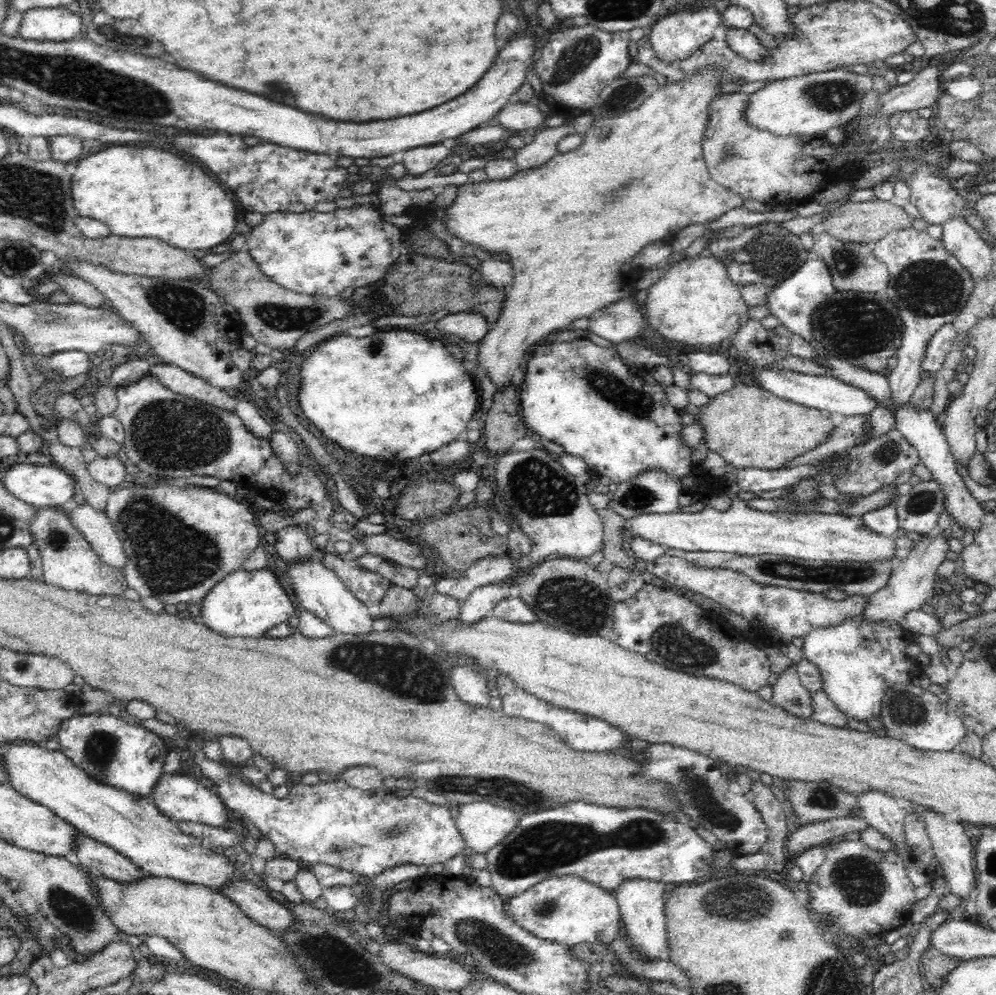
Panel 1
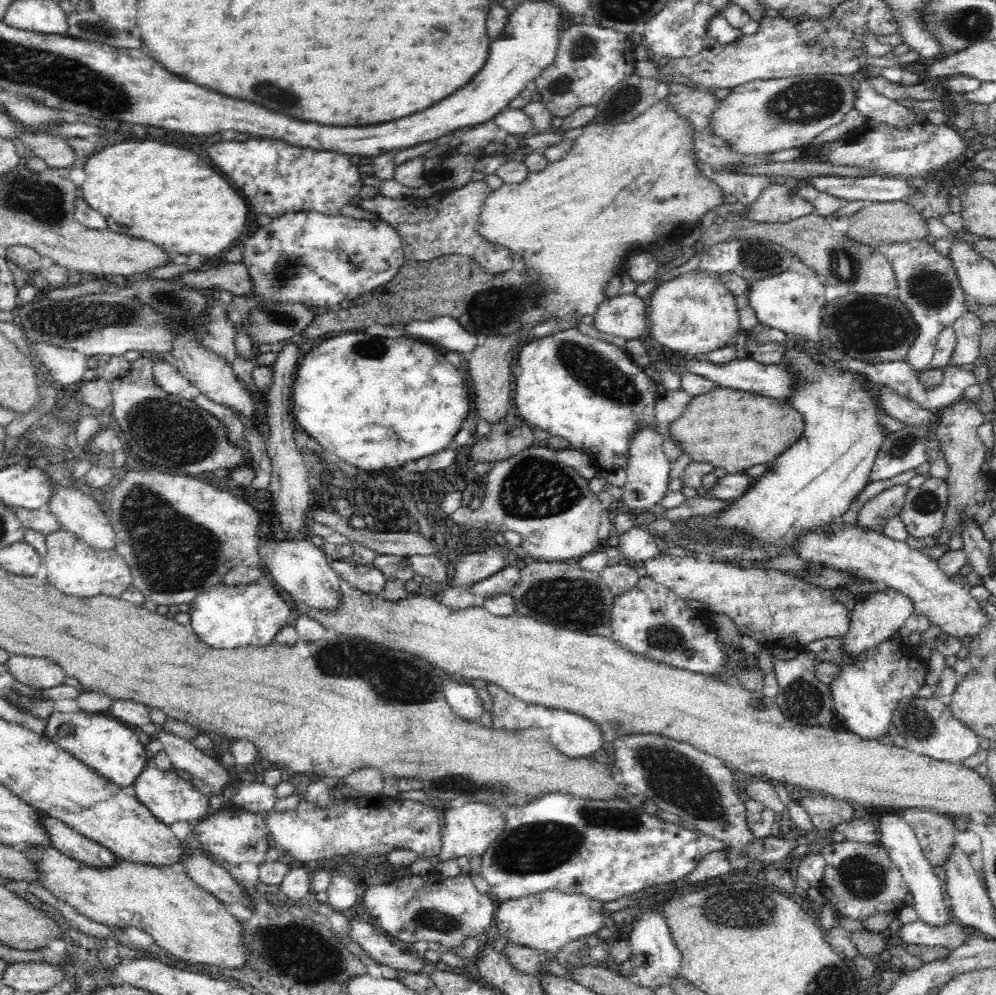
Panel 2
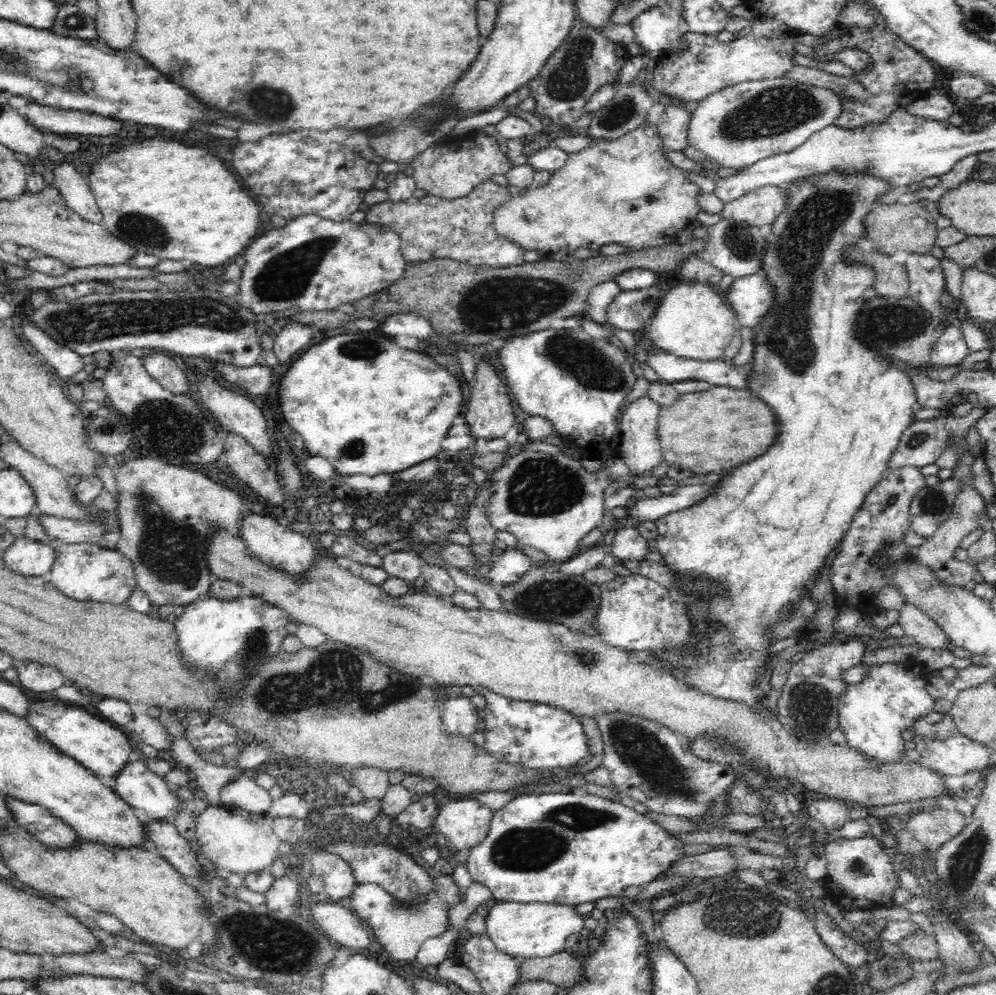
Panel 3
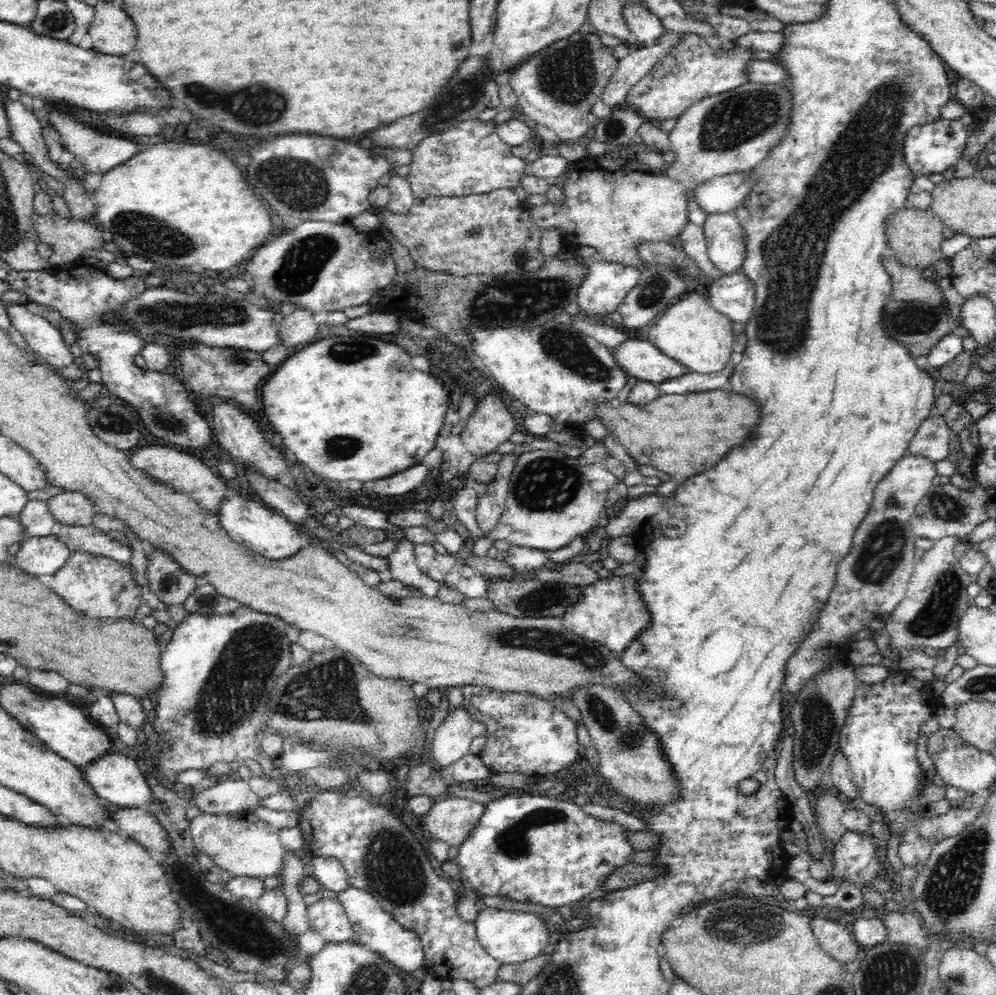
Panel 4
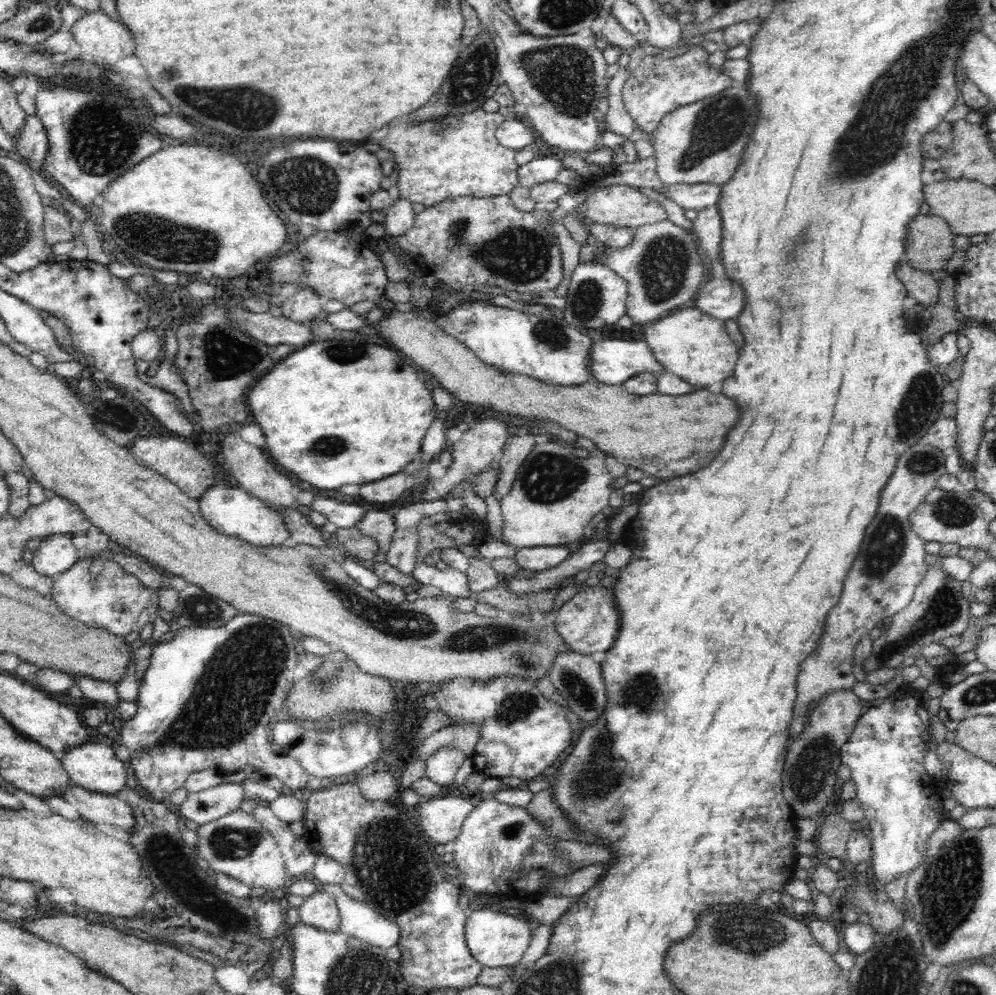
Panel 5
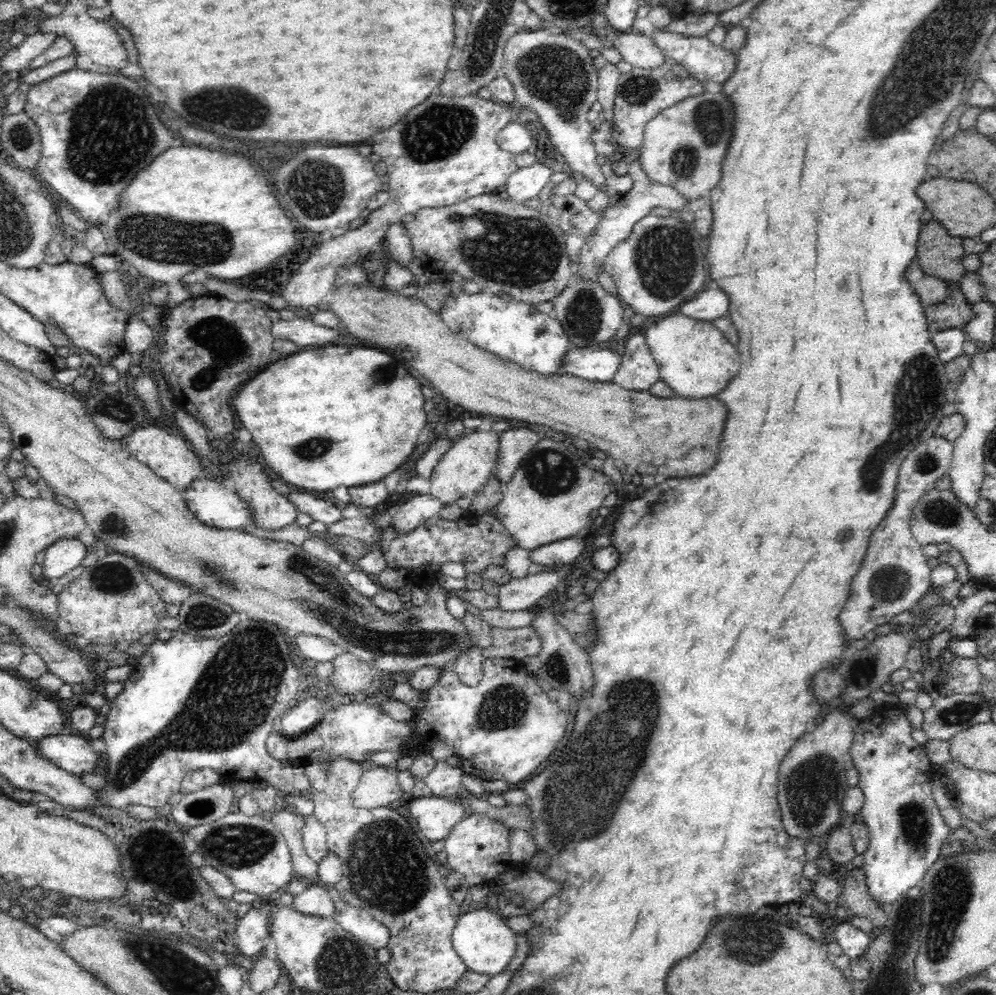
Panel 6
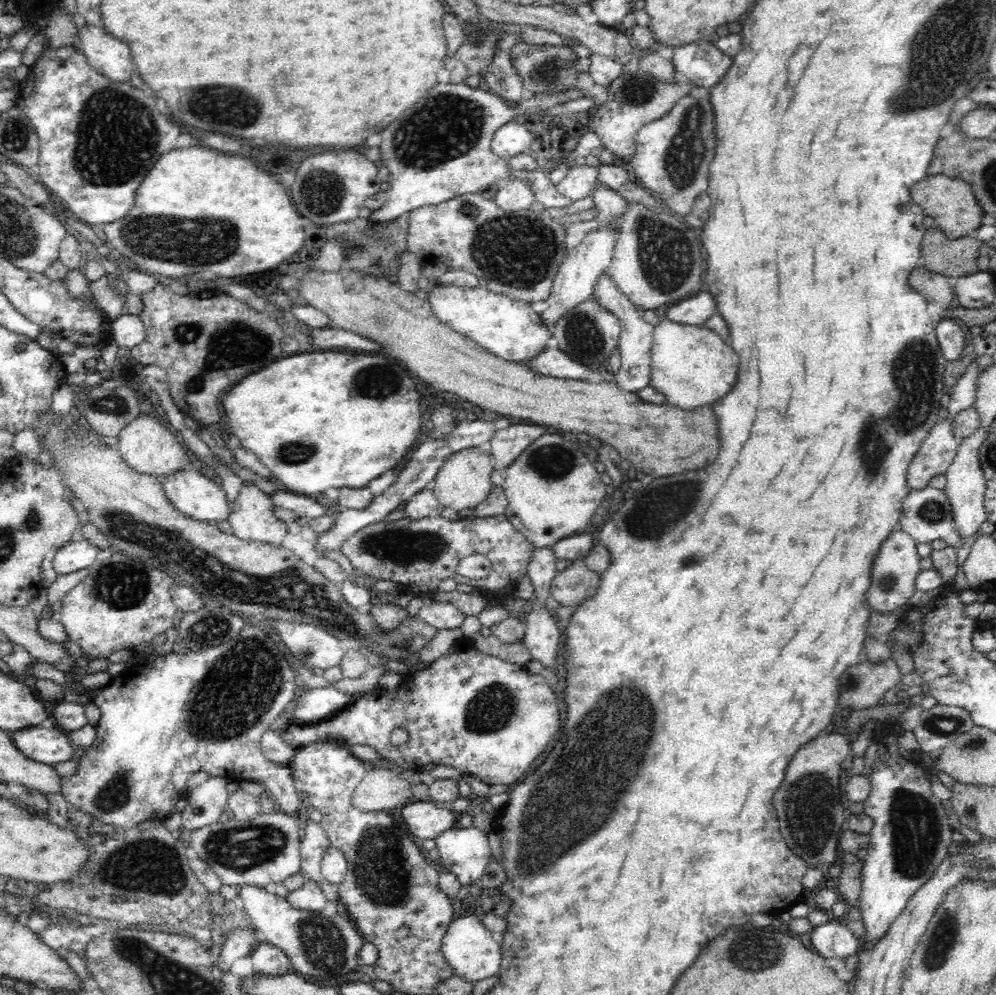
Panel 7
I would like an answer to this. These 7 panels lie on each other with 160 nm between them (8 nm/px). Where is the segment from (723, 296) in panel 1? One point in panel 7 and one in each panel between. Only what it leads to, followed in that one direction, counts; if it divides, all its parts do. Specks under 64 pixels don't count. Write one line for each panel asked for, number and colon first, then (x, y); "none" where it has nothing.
2: (693, 314)
3: (691, 321)
4: (692, 332)
5: (695, 346)
6: (695, 358)
7: (691, 365)

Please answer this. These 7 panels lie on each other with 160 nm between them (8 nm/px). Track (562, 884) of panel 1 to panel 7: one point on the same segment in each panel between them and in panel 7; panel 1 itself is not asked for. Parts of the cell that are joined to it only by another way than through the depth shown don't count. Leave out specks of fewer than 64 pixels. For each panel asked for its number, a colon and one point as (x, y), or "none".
2: (549, 919)
3: (535, 929)
4: (510, 937)
5: (495, 939)
6: (485, 944)
7: (474, 953)

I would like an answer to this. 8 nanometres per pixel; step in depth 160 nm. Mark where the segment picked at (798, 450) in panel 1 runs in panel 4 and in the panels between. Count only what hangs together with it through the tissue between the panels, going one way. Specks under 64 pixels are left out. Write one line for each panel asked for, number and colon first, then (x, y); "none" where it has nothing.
2: (732, 429)
3: (710, 431)
4: (680, 434)

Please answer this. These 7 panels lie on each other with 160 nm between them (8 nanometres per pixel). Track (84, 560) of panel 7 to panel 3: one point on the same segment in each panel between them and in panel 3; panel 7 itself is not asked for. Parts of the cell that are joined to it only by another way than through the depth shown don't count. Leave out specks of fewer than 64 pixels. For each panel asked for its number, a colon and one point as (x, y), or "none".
3: (27, 557)
4: (37, 555)
5: (55, 554)
6: (66, 554)

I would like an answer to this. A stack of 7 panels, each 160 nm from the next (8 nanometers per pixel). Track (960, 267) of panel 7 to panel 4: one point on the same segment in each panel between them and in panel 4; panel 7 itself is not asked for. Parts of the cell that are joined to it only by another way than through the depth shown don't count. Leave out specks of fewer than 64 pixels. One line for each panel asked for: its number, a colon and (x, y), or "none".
4: (915, 237)
5: (929, 242)
6: (939, 254)

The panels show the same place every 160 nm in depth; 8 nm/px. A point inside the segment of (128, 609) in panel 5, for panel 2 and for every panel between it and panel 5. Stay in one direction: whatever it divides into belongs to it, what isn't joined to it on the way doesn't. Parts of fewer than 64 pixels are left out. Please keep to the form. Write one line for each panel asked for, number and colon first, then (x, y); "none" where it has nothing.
2: (73, 567)
3: (84, 571)
4: (103, 588)

